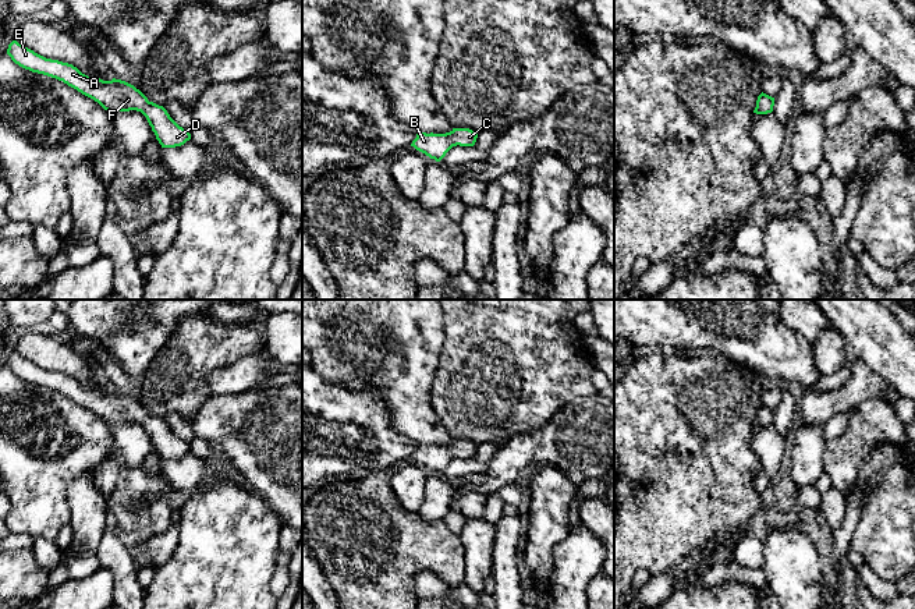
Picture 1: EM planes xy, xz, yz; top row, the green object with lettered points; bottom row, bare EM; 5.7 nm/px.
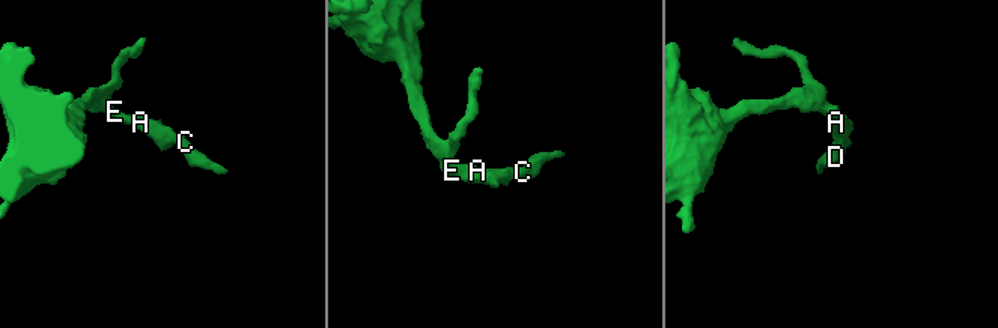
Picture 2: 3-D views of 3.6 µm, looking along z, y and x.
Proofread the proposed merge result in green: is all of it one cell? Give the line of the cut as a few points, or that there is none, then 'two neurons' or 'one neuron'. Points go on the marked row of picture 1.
cut none; one neuron

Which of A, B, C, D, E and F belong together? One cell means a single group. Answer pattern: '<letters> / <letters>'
A B C D E F

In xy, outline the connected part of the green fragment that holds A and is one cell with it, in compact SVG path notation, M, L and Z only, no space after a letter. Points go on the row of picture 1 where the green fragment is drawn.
M17 40L8 45L7 54L25 70L63 81L97 102L107 113L141 111L162 148L181 146L191 139L189 131L180 127L163 106L149 102L139 89L125 81L88 77L72 64L46 59Z

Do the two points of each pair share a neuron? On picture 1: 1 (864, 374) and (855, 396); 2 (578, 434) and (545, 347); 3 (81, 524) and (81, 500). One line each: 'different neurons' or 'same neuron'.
1: same neuron
2: different neurons
3: same neuron

